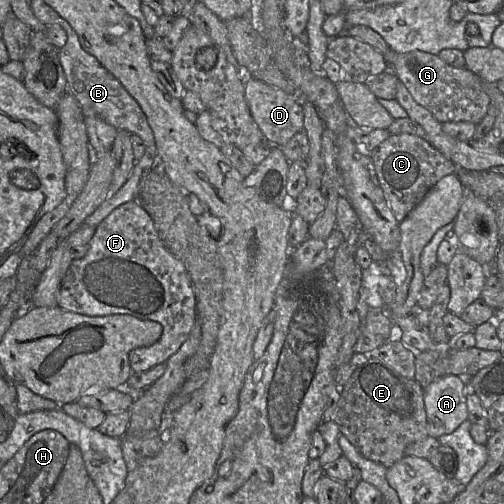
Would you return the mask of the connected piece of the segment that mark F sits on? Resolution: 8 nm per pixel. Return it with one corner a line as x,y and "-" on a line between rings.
136,201
126,202
116,209
114,209
96,228
91,241
88,244
88,250
84,257
80,259
75,259
71,262
60,287
60,293
58,298
58,307
63,310
71,311
74,313
87,315
87,316
107,316
113,314
124,314
131,315
141,320
152,320
159,322
163,327
163,333
161,338
151,346
148,347
138,347
133,349
129,353
129,361
132,372
144,372
154,366
165,363
168,359
175,354
183,343
188,339
194,325
197,322
197,304
196,296
194,293
194,288
192,286
189,274
184,266
184,264
177,259
164,245
161,240
154,222
147,211

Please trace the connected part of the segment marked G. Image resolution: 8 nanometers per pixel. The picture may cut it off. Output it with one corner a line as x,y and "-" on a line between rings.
346,24
346,29
339,35
356,37
379,51
413,99
429,110
439,122
464,121
478,125
486,116
490,98
483,89
482,80
466,67
453,67
444,62
438,55
421,50
397,53
389,47
380,34
364,25
347,27

